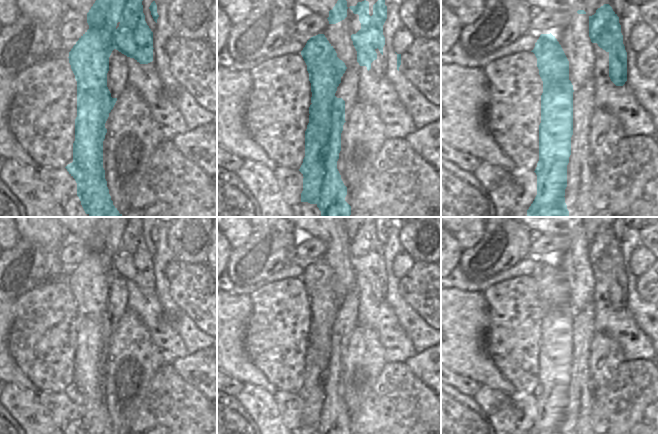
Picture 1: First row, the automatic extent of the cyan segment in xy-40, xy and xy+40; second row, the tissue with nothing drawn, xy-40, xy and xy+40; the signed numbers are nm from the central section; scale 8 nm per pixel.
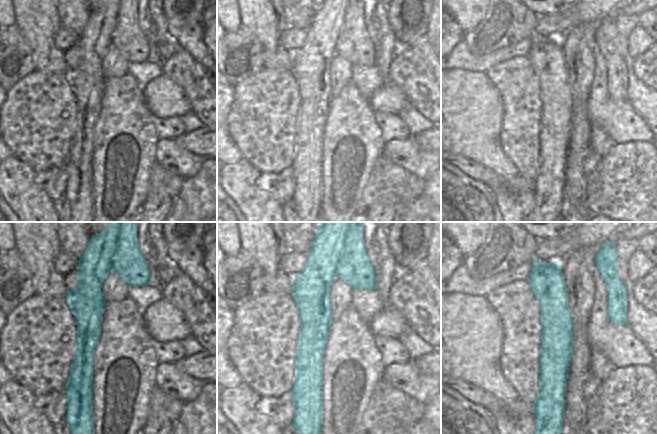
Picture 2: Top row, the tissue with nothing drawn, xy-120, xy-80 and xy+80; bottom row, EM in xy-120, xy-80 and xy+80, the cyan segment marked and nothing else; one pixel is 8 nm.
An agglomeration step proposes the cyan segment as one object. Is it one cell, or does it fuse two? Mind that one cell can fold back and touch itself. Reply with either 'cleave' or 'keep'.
cleave

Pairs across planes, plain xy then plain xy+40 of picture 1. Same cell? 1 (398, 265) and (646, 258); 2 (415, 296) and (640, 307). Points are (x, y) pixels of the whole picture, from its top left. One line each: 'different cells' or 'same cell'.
1: same cell
2: different cells

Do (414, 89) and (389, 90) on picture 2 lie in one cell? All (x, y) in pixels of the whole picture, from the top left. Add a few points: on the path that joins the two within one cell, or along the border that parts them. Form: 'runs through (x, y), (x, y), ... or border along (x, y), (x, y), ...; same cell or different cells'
border along (389, 80), (402, 90), (409, 102); different cells

